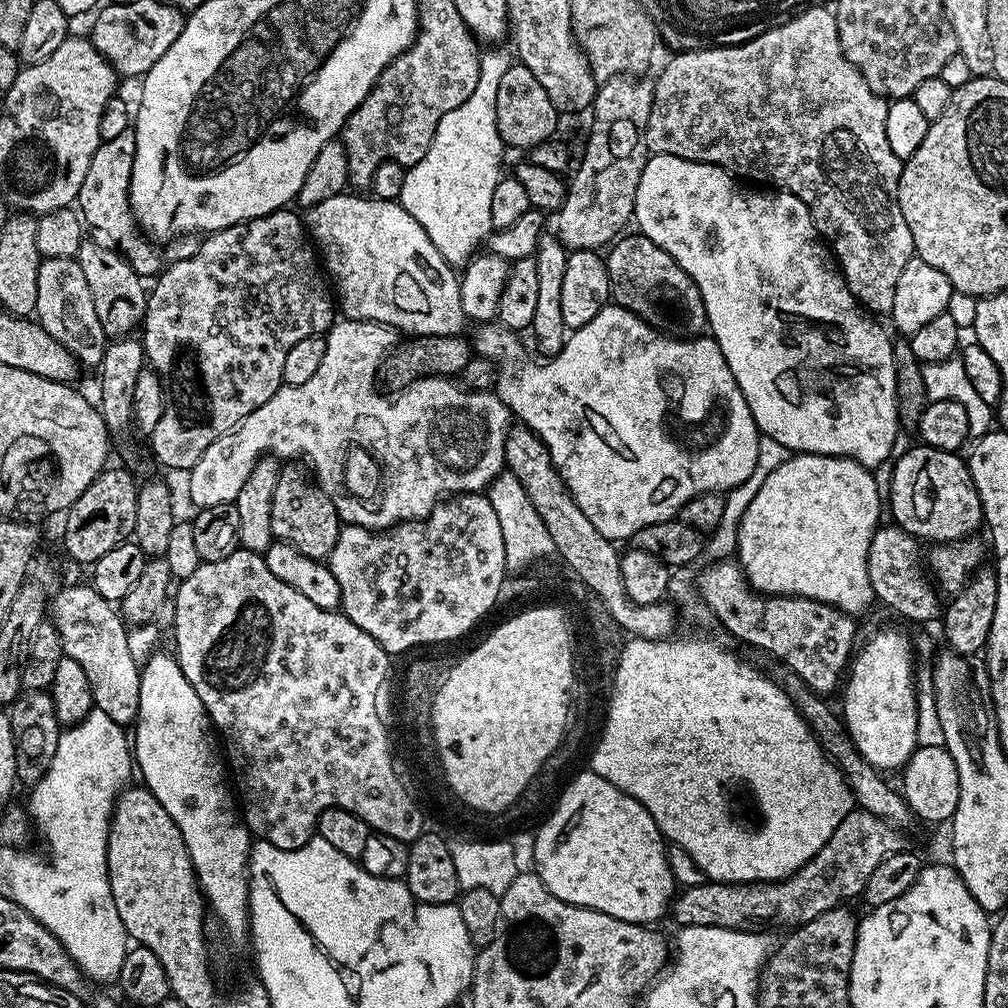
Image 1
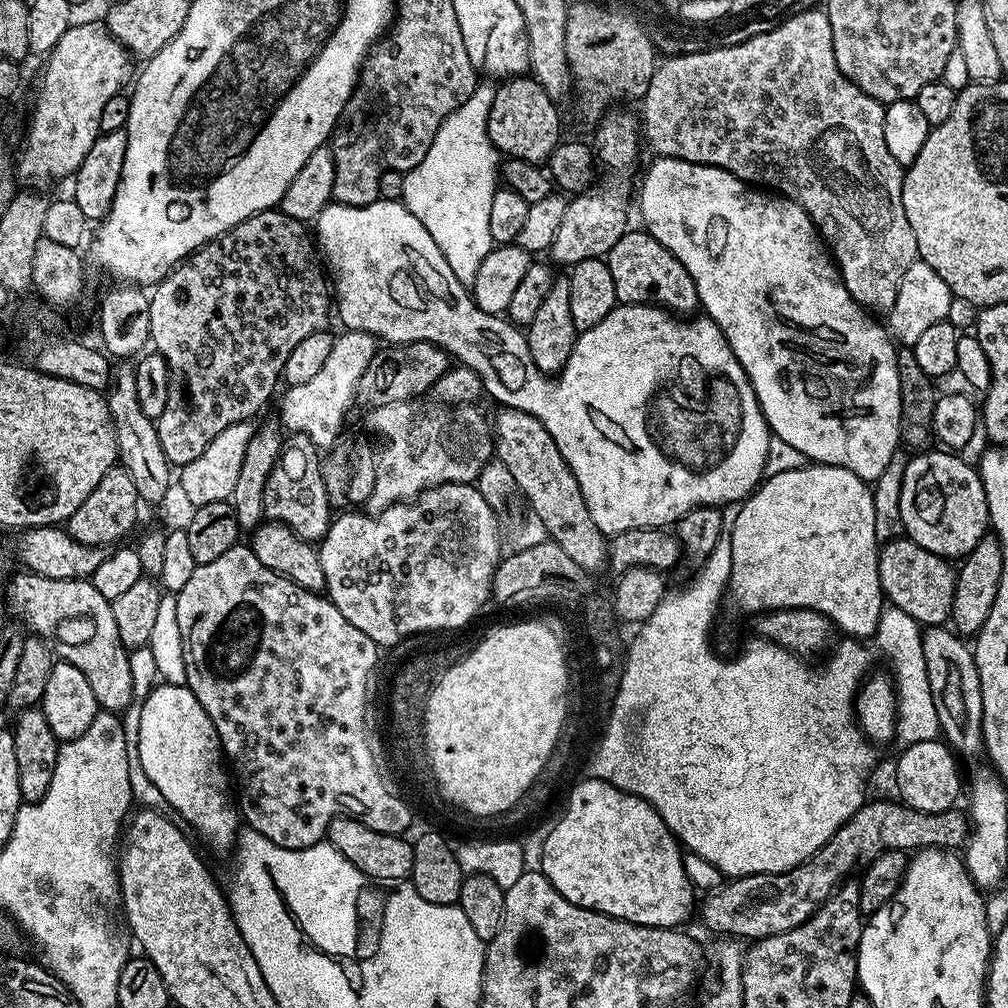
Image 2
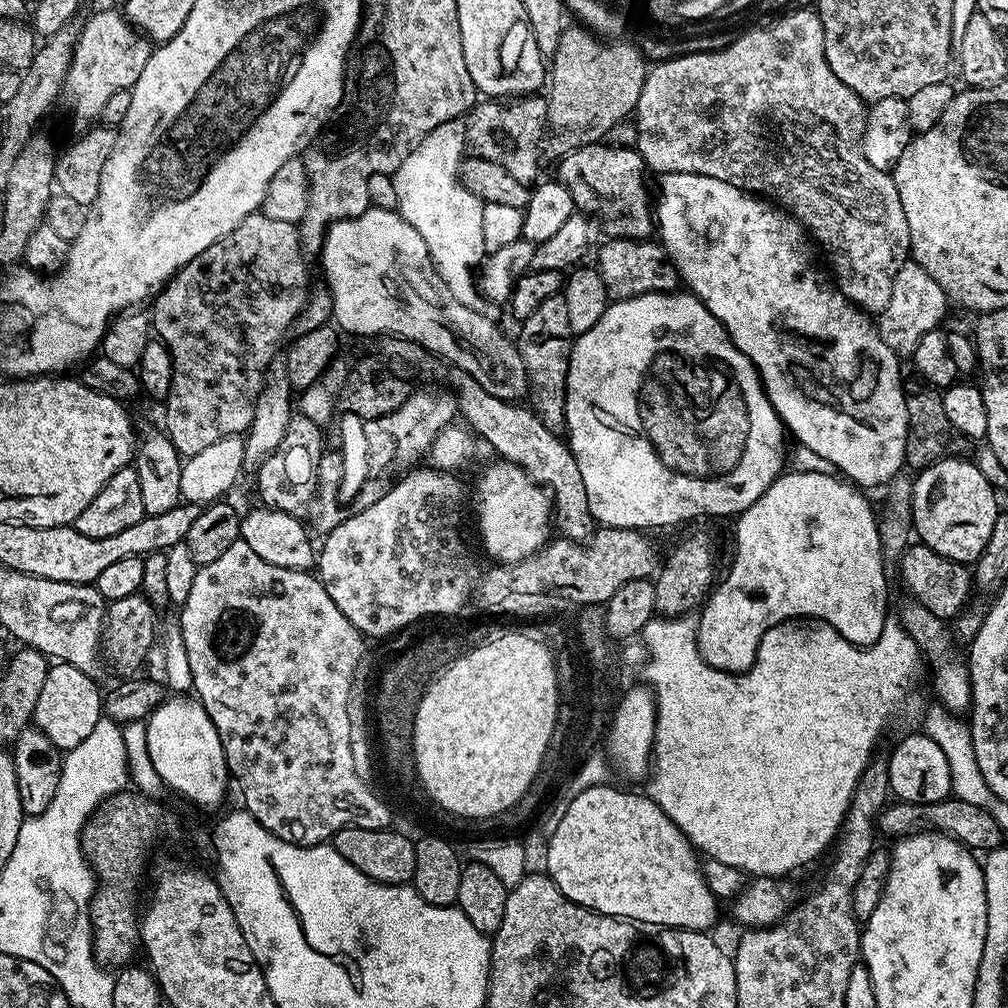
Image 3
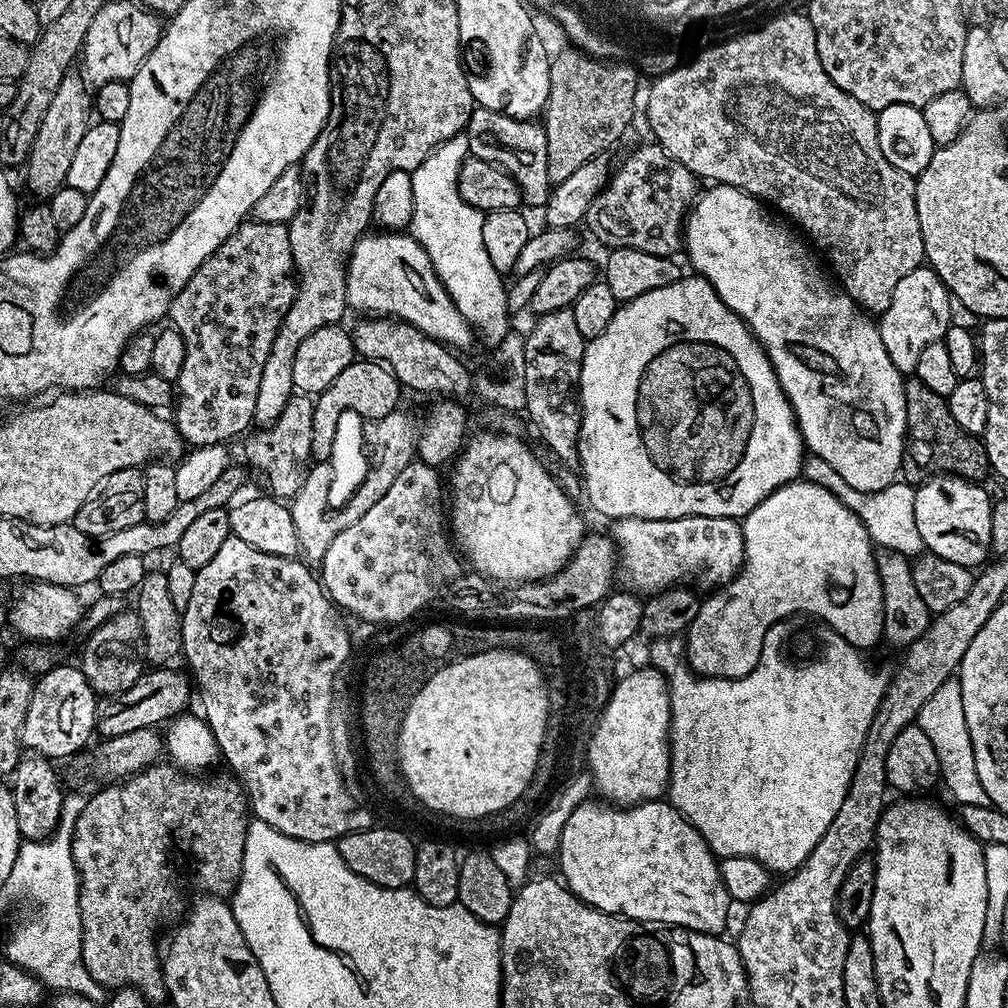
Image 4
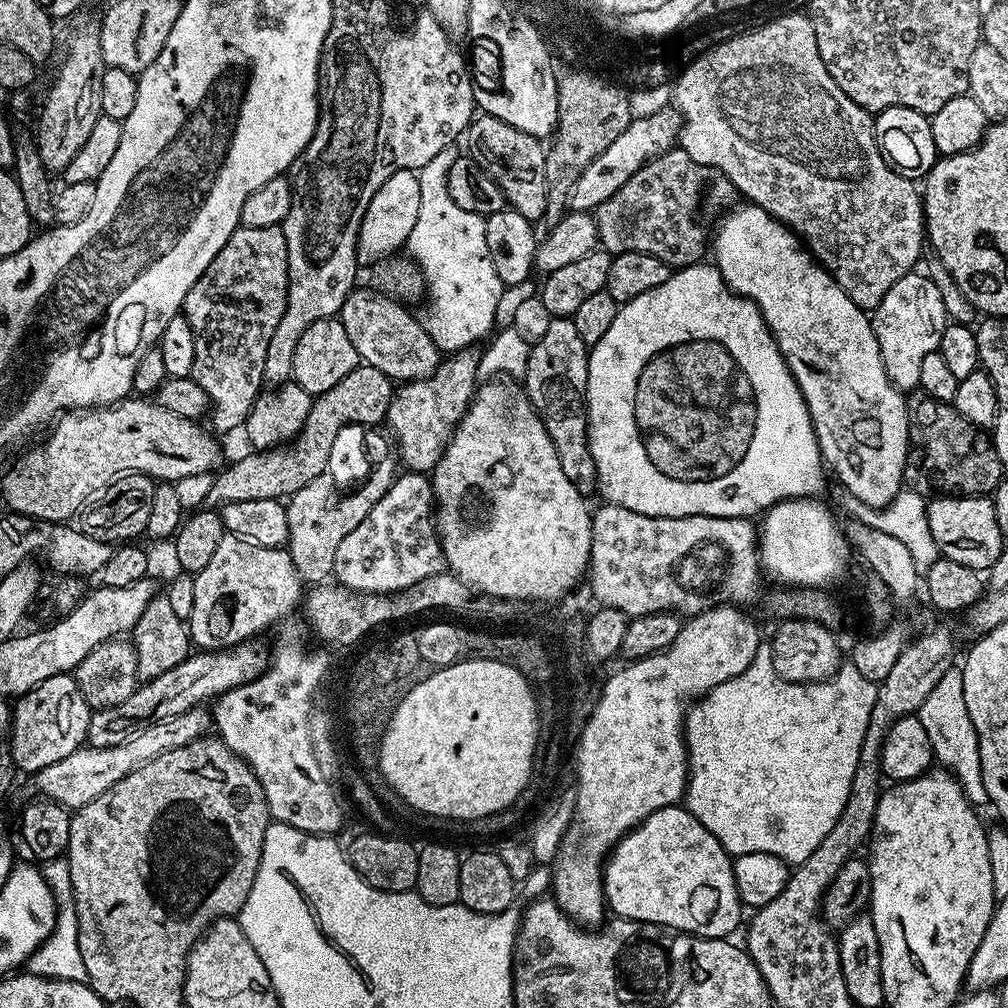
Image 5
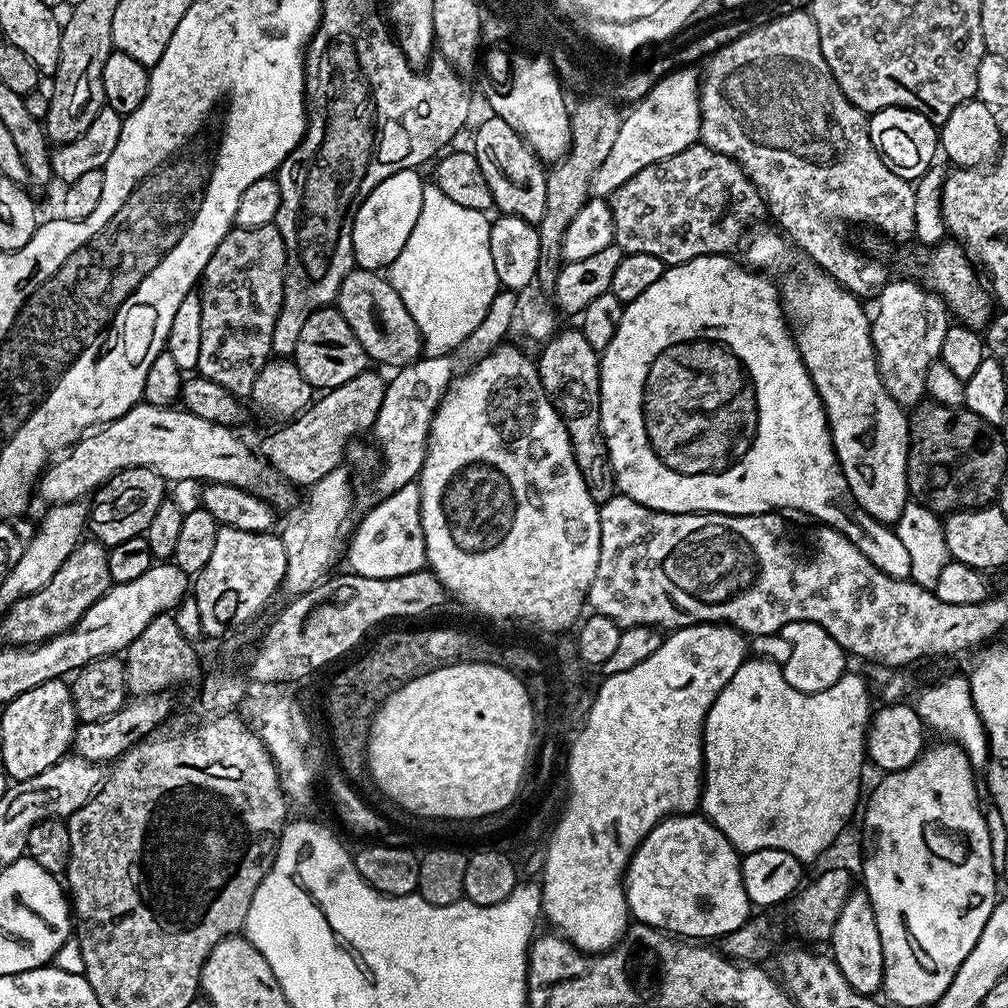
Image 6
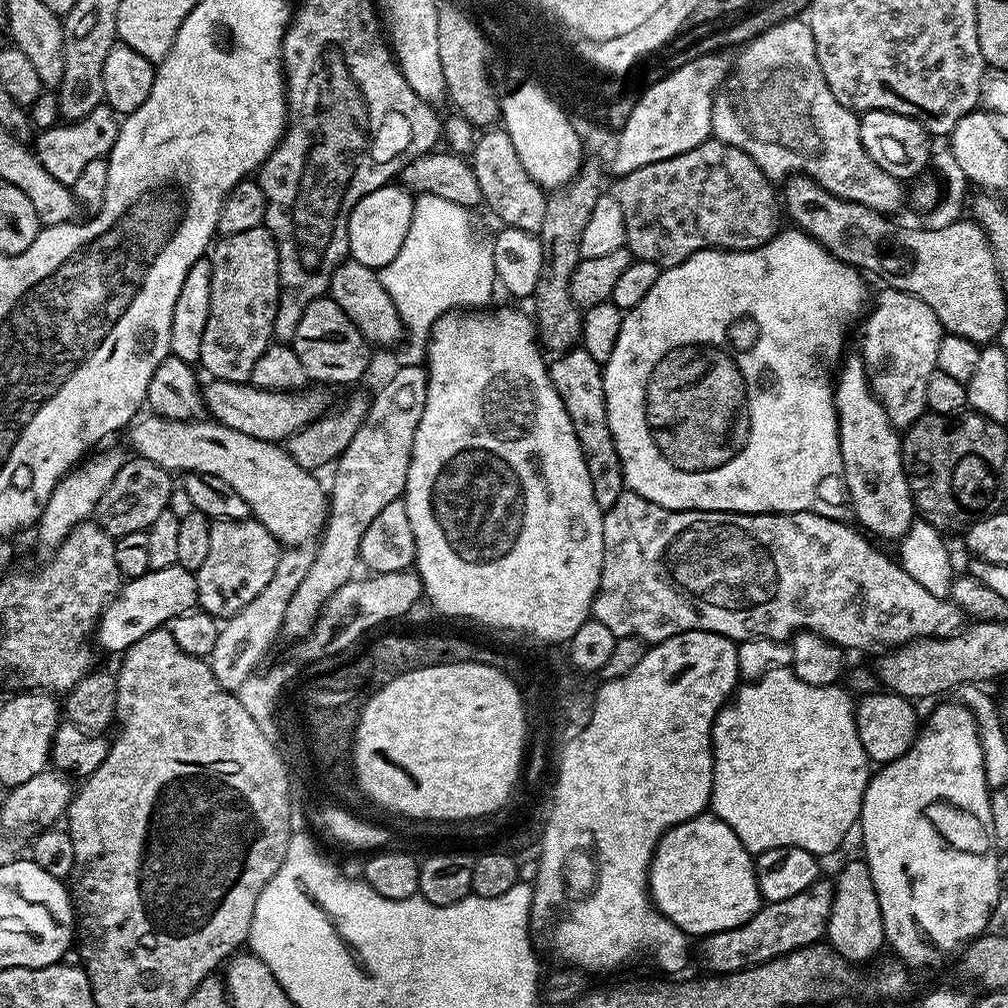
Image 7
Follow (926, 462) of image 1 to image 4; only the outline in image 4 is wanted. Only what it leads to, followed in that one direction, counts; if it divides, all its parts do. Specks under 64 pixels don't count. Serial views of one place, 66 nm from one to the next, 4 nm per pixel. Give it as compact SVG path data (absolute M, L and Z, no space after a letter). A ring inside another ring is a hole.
M937 474L916 488L914 522L918 522L918 534L922 534L924 547L931 555L958 562L958 566L970 569L975 569L976 564L983 565L989 559L992 552L990 514L994 500L988 497L984 486L962 476Z

